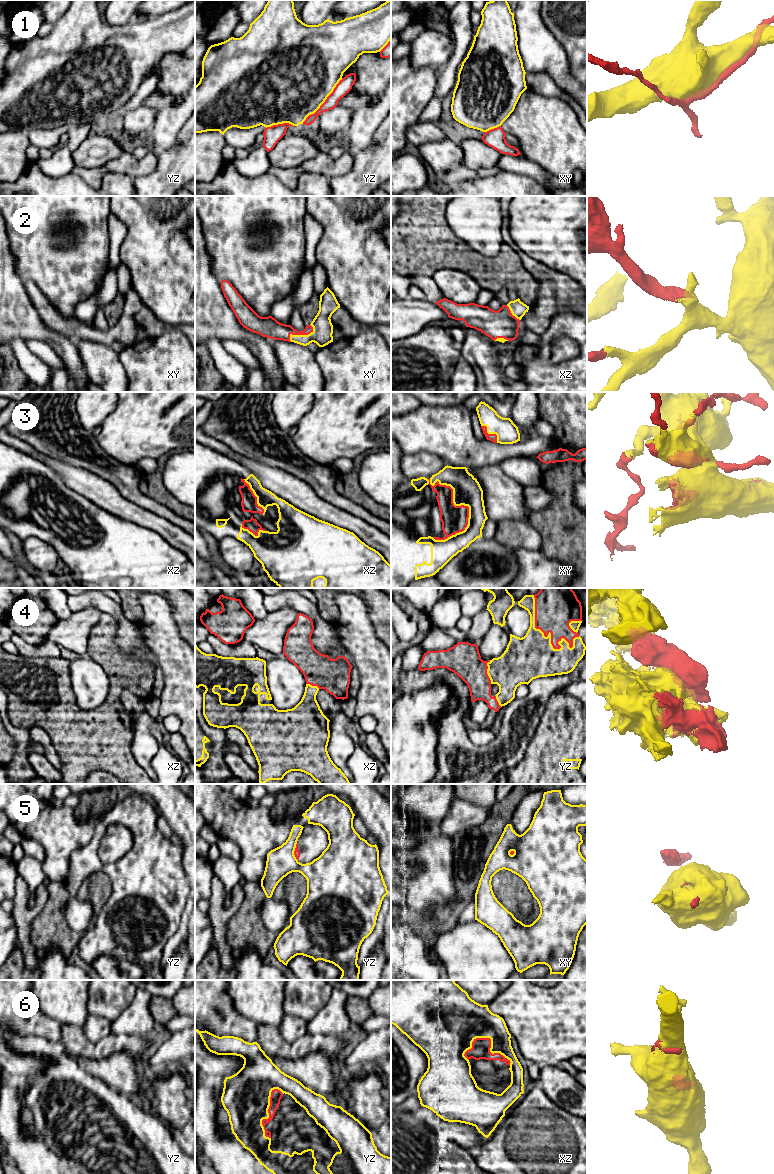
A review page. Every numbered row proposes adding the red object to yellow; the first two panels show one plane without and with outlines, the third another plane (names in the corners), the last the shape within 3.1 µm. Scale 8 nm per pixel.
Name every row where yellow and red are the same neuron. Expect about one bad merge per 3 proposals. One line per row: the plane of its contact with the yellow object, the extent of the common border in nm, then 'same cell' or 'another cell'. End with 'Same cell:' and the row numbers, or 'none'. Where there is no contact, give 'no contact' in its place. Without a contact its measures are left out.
1: yz | 480 nm | another cell
2: xy | 220 nm | same cell
3: xy | 500 nm | same cell
4: yz | 550 nm | same cell
5: yz | 140 nm | another cell
6: xz | 400 nm | same cell
Same cell: 2, 3, 4, 6

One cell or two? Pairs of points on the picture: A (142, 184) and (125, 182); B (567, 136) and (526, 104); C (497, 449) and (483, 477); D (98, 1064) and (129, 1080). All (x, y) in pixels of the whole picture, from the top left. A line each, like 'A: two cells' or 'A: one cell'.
A: two cells
B: one cell
C: two cells
D: one cell

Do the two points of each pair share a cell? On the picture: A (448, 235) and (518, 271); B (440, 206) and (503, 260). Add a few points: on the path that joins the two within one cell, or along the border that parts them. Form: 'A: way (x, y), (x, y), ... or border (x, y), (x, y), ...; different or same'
A: way (463, 253), (474, 264), (485, 270), (500, 271); same
B: way (439, 228), (439, 231), (469, 261), (481, 262); same

